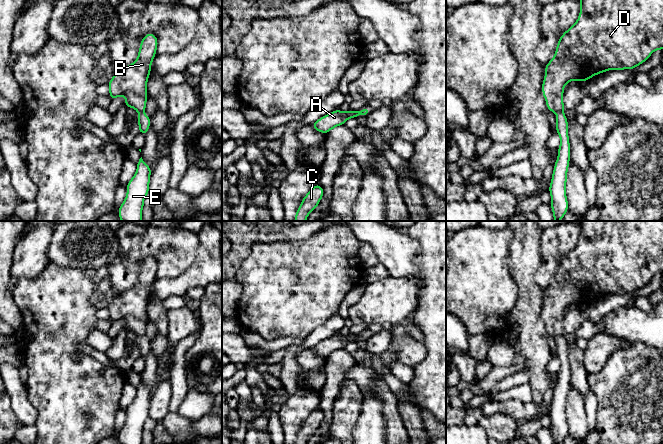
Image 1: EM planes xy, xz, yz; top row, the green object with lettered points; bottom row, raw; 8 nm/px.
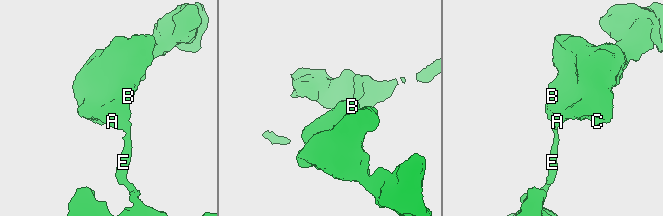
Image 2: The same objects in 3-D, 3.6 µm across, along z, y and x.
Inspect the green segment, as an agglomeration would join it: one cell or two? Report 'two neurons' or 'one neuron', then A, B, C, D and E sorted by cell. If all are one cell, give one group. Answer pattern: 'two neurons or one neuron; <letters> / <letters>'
two neurons; A B C D / E

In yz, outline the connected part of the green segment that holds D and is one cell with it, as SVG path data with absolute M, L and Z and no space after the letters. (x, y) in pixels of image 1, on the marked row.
M578 0L580 13L577 21L560 37L555 54L545 65L542 94L550 112L565 110L564 87L578 80L586 82L597 74L608 70L633 70L644 63L656 50L663 50L663 0Z

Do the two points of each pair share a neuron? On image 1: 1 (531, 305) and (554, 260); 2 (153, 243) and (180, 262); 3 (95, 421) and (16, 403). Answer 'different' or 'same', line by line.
1: different
2: same
3: different

